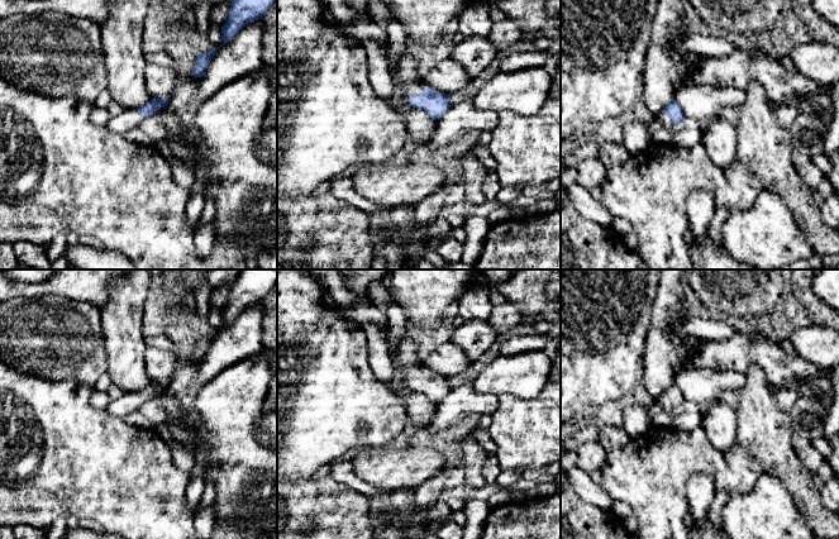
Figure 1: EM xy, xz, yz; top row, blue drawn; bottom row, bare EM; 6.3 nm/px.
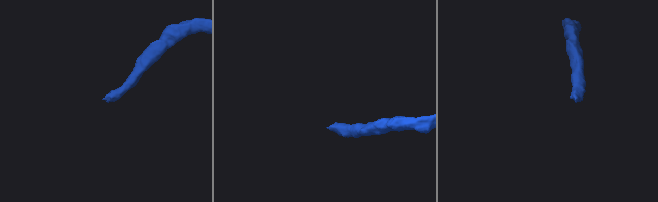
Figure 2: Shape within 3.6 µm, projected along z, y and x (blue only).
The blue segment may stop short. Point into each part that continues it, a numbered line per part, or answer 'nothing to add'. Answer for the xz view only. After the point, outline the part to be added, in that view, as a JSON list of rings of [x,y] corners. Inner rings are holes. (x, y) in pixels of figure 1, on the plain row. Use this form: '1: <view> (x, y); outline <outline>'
1: xz (363, 311); outline [[[311,270],[311,275],[323,283],[340,307],[352,309],[352,319],[361,329],[367,324],[373,324],[382,331],[391,359],[402,369],[402,378],[406,383],[423,376],[425,368],[420,366],[416,350],[420,342],[416,331],[407,330],[399,344],[392,344],[387,318],[372,304],[367,294],[356,296],[347,286],[339,270]]]

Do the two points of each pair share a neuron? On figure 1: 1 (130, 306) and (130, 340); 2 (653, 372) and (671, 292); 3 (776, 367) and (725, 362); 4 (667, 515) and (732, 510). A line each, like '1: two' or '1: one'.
1: one
2: one
3: one
4: two

